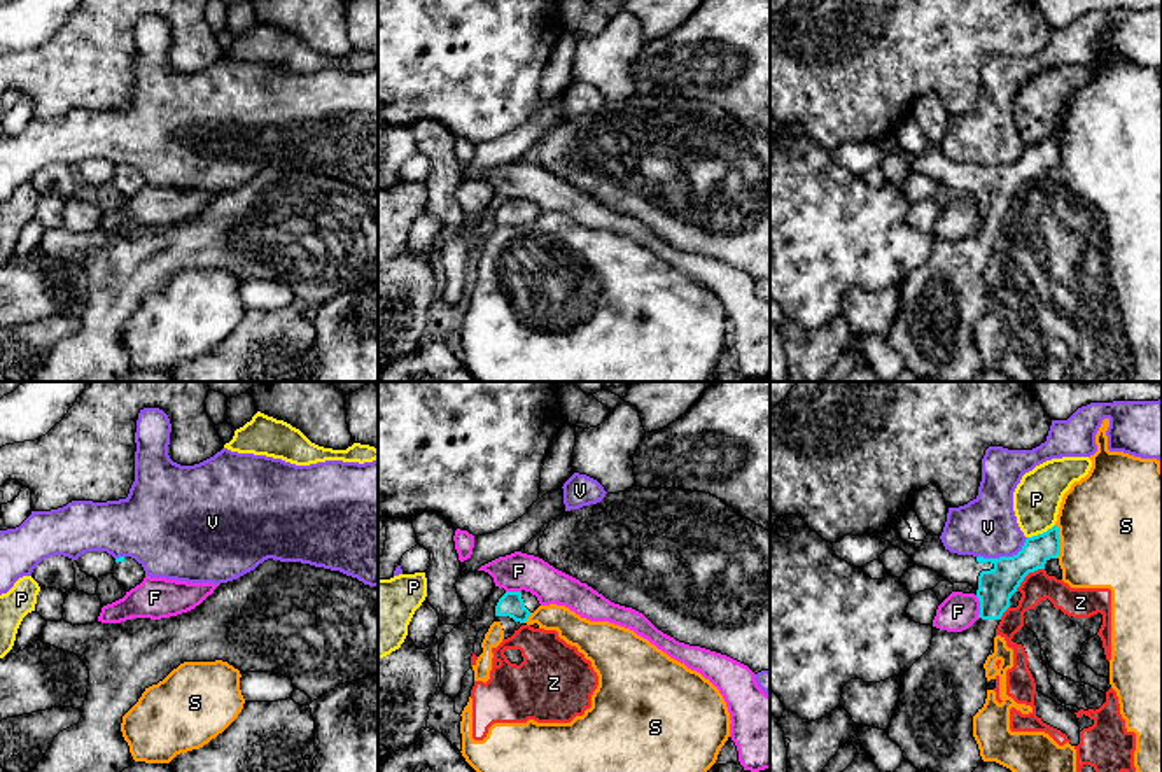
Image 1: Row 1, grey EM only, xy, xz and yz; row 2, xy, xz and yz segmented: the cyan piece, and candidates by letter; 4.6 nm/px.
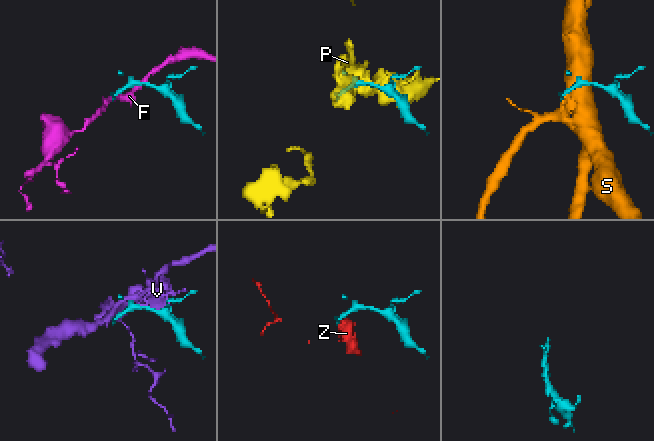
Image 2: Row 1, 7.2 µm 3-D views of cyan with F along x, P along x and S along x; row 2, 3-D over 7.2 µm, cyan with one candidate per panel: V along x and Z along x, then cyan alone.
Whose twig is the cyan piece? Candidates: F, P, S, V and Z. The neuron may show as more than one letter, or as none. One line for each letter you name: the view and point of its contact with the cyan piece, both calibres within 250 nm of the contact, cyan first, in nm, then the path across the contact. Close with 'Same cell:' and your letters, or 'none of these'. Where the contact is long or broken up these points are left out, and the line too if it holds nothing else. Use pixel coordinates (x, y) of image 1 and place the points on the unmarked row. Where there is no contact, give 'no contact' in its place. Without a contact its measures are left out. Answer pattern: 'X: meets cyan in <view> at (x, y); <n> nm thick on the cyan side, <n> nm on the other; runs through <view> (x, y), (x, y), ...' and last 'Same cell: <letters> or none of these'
Same cell: none of these

